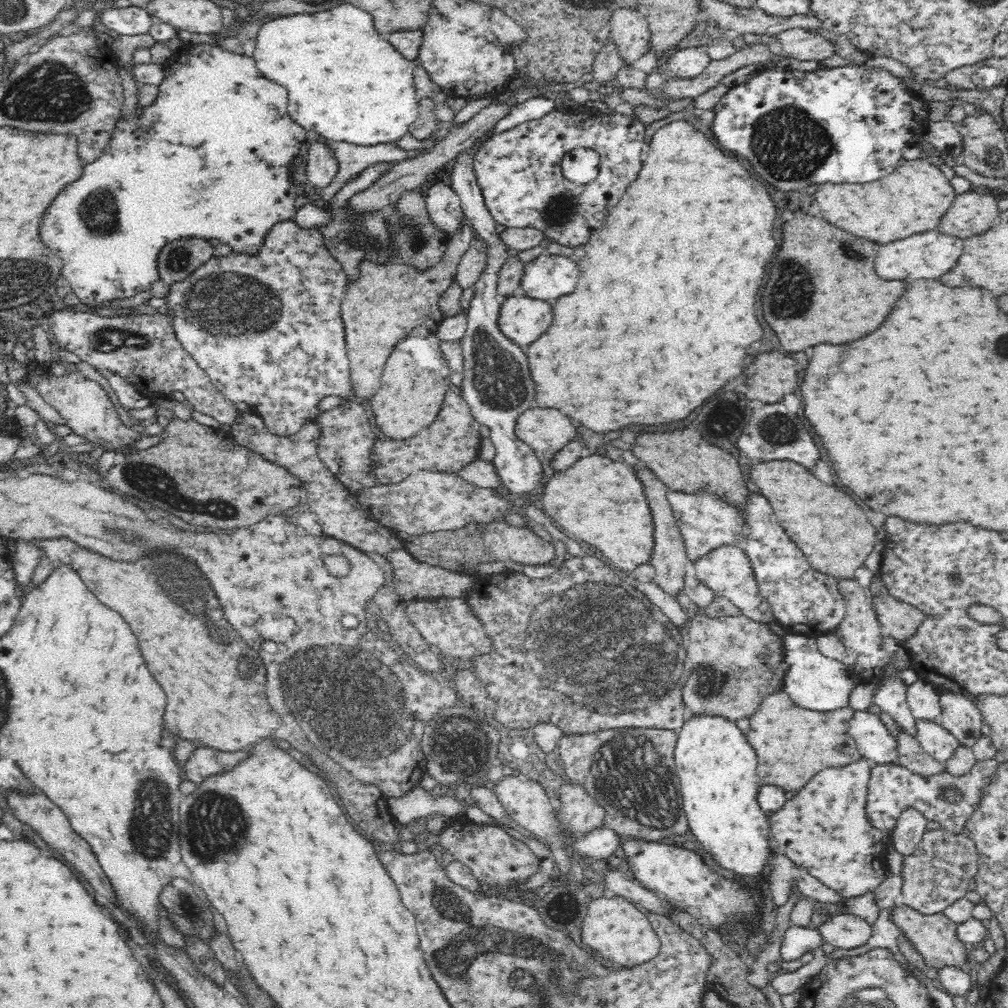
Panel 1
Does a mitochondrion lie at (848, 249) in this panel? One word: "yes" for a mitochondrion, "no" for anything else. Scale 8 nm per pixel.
yes

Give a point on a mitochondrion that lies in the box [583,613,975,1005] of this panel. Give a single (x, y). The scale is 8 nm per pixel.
(627, 772)

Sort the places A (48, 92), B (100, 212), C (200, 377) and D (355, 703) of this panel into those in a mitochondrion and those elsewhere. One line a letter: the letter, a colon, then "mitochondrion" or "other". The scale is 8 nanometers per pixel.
A: mitochondrion
B: mitochondrion
C: other
D: mitochondrion

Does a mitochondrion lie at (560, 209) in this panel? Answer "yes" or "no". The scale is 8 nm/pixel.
yes

